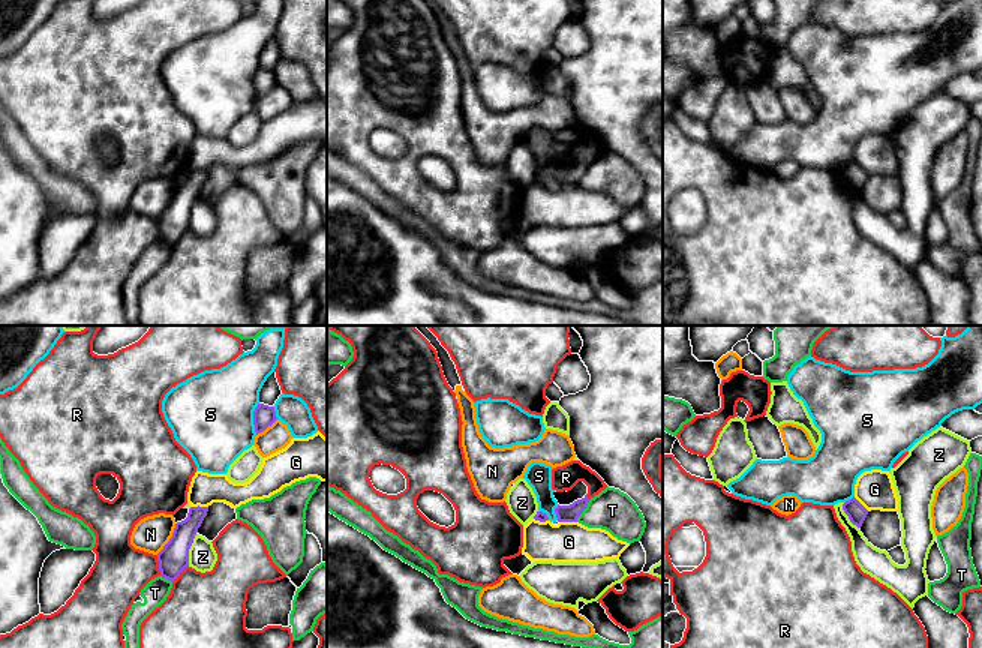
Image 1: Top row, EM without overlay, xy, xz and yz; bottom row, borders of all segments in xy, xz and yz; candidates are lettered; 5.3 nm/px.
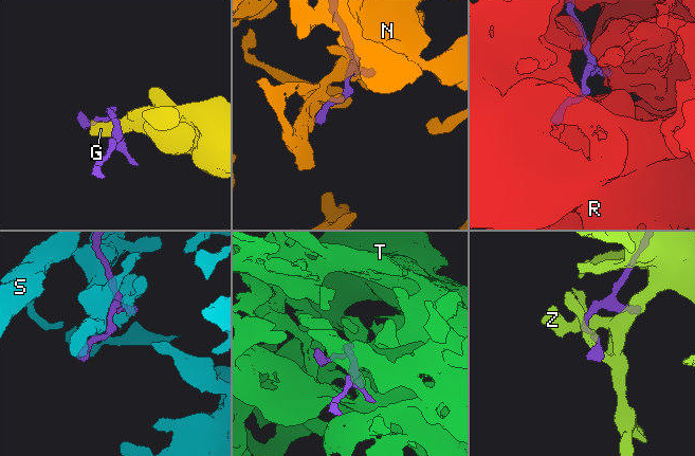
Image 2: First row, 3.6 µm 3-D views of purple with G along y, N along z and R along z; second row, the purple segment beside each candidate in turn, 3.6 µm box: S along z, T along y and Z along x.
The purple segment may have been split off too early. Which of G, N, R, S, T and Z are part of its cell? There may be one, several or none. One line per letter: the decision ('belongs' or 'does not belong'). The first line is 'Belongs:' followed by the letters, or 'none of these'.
Belongs: none of these
G: does not belong
N: does not belong
R: does not belong
S: does not belong
T: does not belong
Z: does not belong

